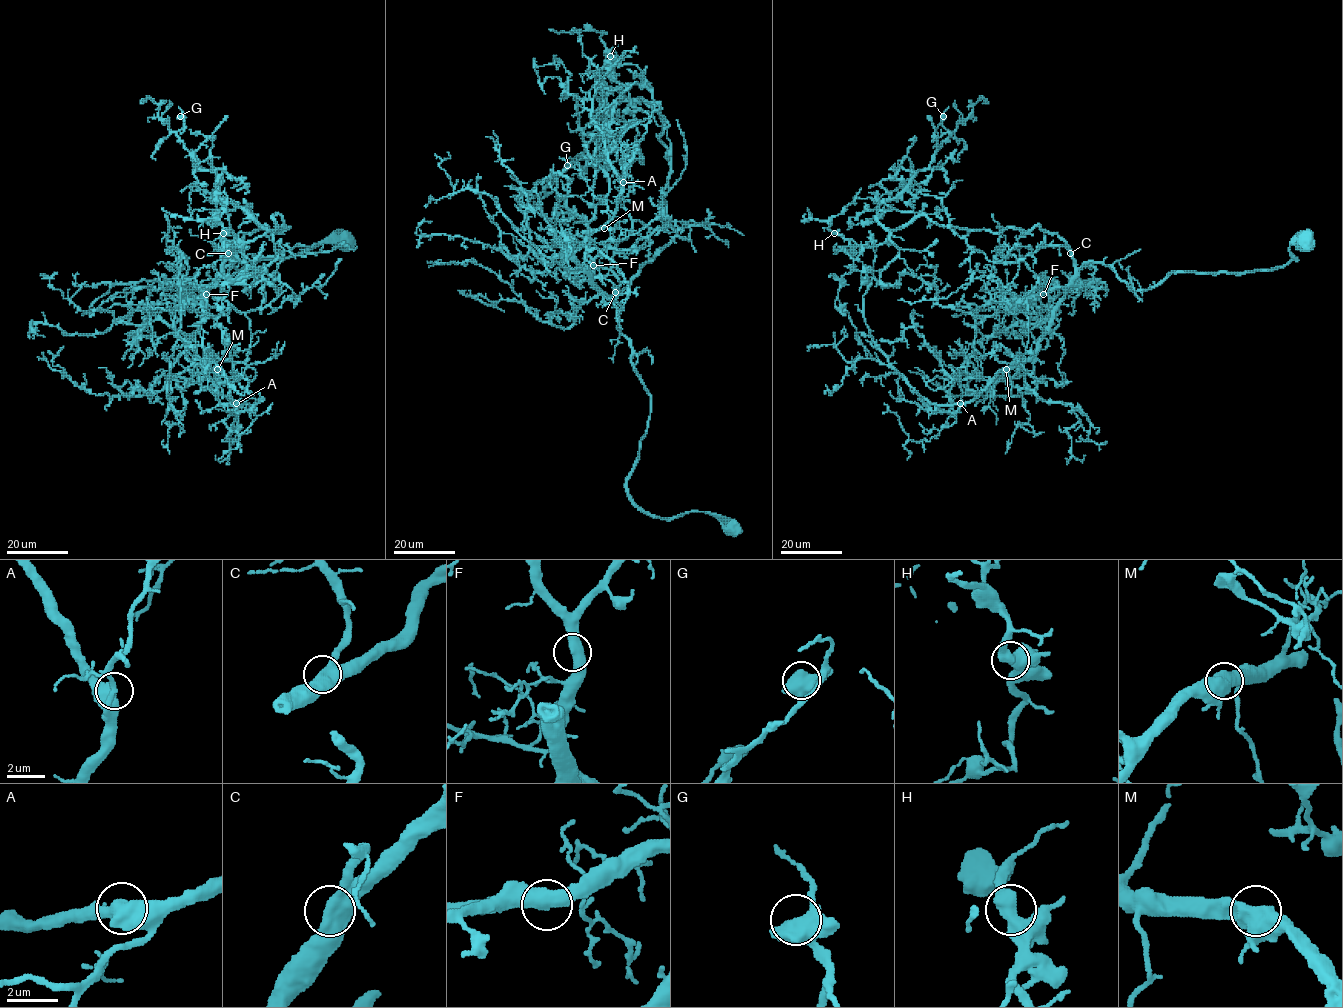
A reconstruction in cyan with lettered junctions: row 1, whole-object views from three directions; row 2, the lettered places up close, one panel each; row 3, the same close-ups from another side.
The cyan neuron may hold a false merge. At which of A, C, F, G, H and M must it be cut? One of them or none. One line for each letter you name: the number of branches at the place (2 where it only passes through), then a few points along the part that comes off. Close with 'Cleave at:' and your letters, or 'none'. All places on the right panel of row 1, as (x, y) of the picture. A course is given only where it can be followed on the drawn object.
Cleave at: none

